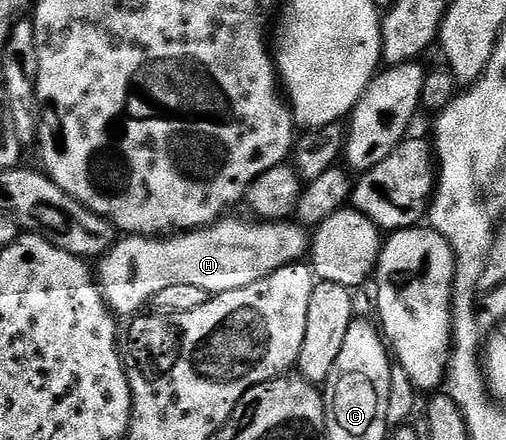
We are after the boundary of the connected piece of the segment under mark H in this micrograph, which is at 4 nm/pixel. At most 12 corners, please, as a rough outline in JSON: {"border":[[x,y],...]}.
{"border":[[224,216],[124,236],[94,277],[113,315],[178,284],[209,296],[299,263],[292,220]]}

